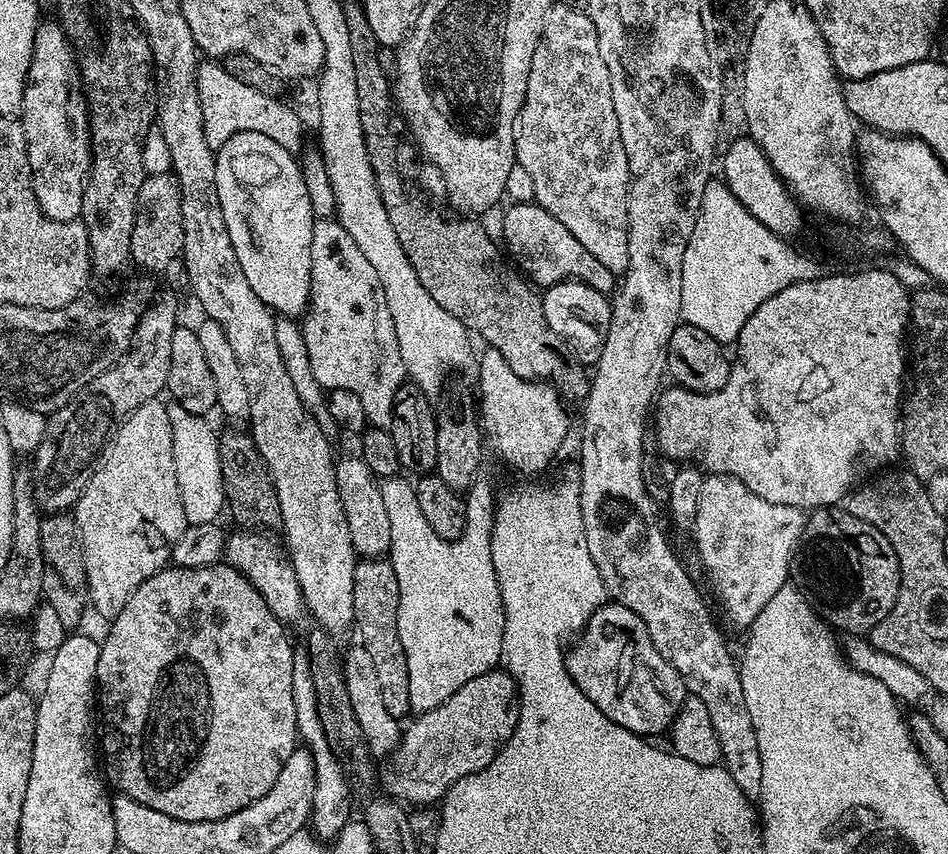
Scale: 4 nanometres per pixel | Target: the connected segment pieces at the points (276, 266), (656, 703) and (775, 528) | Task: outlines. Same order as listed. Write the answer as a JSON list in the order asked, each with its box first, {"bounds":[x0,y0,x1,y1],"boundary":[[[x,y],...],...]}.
[{"bounds":[214,132,314,318],"boundary":[[[261,132],[234,134],[215,153],[214,178],[222,218],[250,290],[273,313],[284,318],[303,317],[310,298],[310,238],[314,217],[301,161]]]},{"bounds":[564,602,686,738],"boundary":[[[605,602],[586,622],[575,643],[567,649],[564,661],[578,690],[582,690],[582,694],[586,694],[586,698],[590,698],[590,702],[594,702],[598,710],[610,718],[610,722],[630,730],[635,736],[656,738],[652,736],[660,736],[663,732],[665,735],[684,706],[686,689],[678,670],[674,670],[674,666],[670,666],[670,662],[658,654],[654,642],[650,642],[650,634],[642,618],[621,604]]]},{"bounds":[694,475,805,628],"boundary":[[[705,475],[694,521],[696,552],[724,607],[725,618],[734,627],[751,628],[754,618],[762,614],[762,606],[789,583],[792,553],[804,533],[805,519],[805,509],[766,502],[738,478]]]}]

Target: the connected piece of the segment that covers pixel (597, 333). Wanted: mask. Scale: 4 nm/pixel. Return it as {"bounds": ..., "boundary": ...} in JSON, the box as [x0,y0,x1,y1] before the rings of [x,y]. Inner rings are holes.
{"bounds":[542,280,612,365],"boundary":[[[564,280],[549,287],[542,299],[550,330],[554,330],[558,338],[572,347],[572,353],[580,359],[581,364],[595,365],[596,359],[602,354],[602,346],[606,346],[606,334],[610,330],[612,317],[612,300],[578,280]]]}

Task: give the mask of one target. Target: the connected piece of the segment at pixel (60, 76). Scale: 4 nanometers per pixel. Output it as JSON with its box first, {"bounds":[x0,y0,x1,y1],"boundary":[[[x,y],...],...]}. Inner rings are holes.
{"bounds":[18,23,92,222],"boundary":[[[59,23],[36,26],[34,50],[18,119],[26,149],[26,172],[32,175],[32,196],[49,220],[66,222],[80,215],[84,183],[92,167],[92,148],[87,143],[84,106],[76,80],[81,76],[78,56]]]}

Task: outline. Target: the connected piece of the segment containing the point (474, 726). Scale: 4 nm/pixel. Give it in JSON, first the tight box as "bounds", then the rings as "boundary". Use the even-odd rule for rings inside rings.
{"bounds":[387,670,520,804],"boundary":[[[493,670],[486,674],[478,674],[478,678],[470,678],[466,686],[454,690],[446,702],[436,704],[434,710],[421,712],[415,717],[412,725],[403,729],[400,746],[391,761],[392,773],[388,776],[387,791],[397,801],[409,800],[412,804],[432,804],[443,801],[444,796],[458,782],[458,778],[474,774],[486,766],[498,754],[500,745],[507,742],[514,734],[514,726],[520,713],[520,690],[516,679],[503,670]]]}

